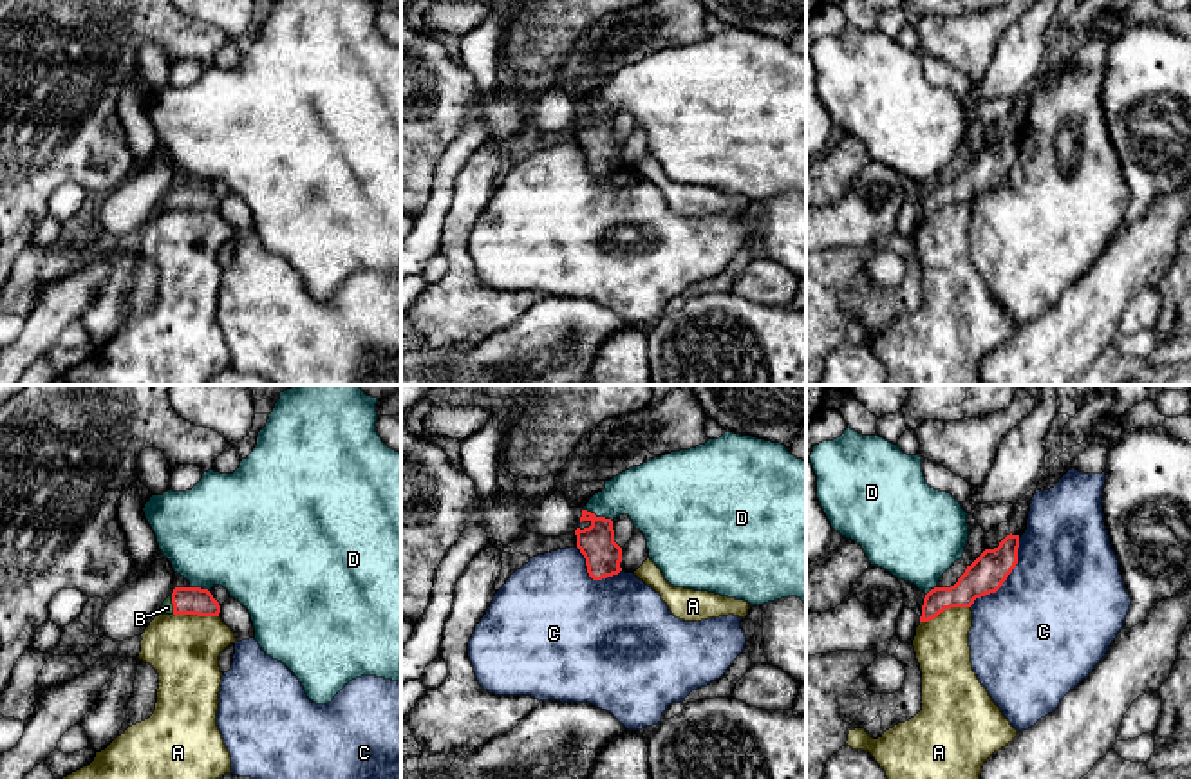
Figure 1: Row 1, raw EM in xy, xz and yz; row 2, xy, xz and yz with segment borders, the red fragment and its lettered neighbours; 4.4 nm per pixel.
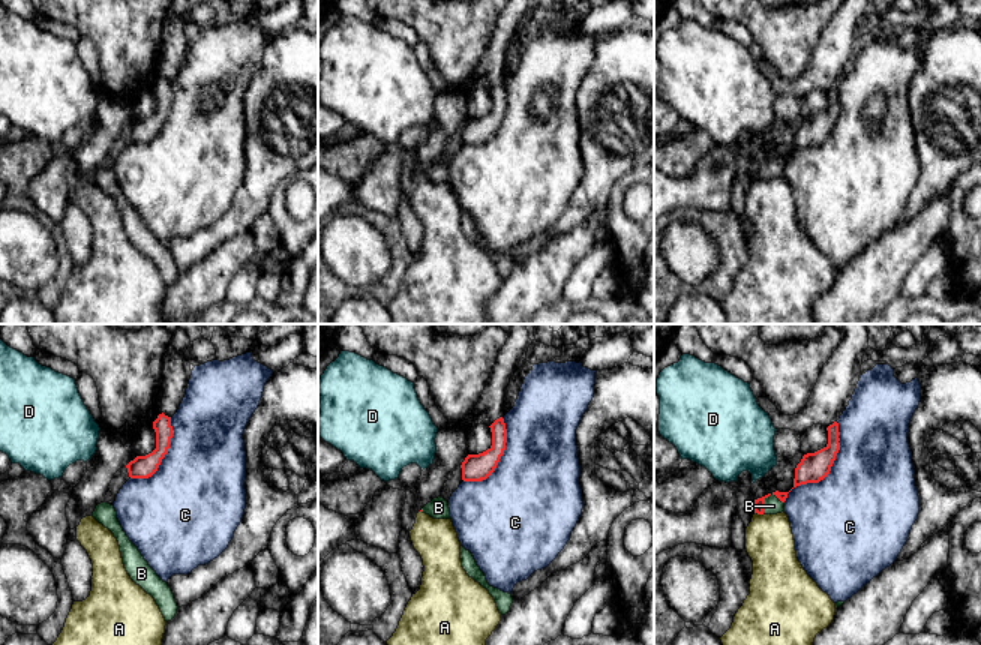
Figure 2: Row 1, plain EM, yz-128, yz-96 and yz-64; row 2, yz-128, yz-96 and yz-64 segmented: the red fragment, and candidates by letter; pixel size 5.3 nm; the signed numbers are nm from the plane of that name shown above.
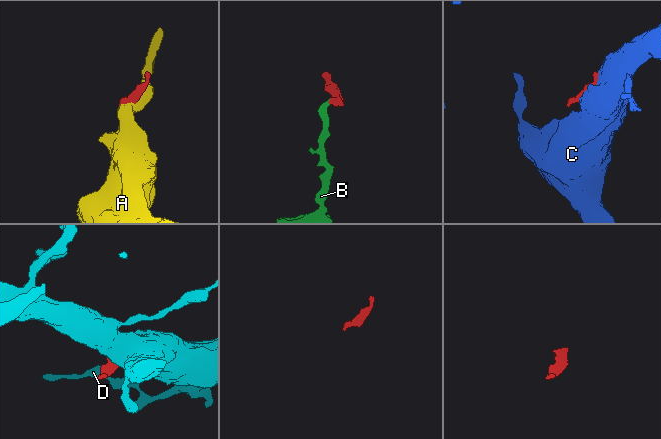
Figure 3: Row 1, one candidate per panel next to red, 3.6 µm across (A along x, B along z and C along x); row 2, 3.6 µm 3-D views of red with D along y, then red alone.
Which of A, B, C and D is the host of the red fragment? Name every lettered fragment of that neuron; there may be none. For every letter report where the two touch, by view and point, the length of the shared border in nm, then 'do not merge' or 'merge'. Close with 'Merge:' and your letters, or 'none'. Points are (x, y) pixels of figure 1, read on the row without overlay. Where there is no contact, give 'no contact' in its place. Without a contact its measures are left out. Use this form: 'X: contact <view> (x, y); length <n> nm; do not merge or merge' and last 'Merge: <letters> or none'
A: contact yz (944, 205); length 240 nm; do not merge
B: contact xy (172, 197); length 90 nm; merge
C: contact yz (1007, 170); length 380 nm; do not merge
D: contact xz (599, 112); length 140 nm; do not merge
Merge: B

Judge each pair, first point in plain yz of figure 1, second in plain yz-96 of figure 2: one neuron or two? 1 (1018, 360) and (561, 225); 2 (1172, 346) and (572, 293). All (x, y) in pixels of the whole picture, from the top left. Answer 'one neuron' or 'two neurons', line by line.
1: two neurons
2: two neurons

